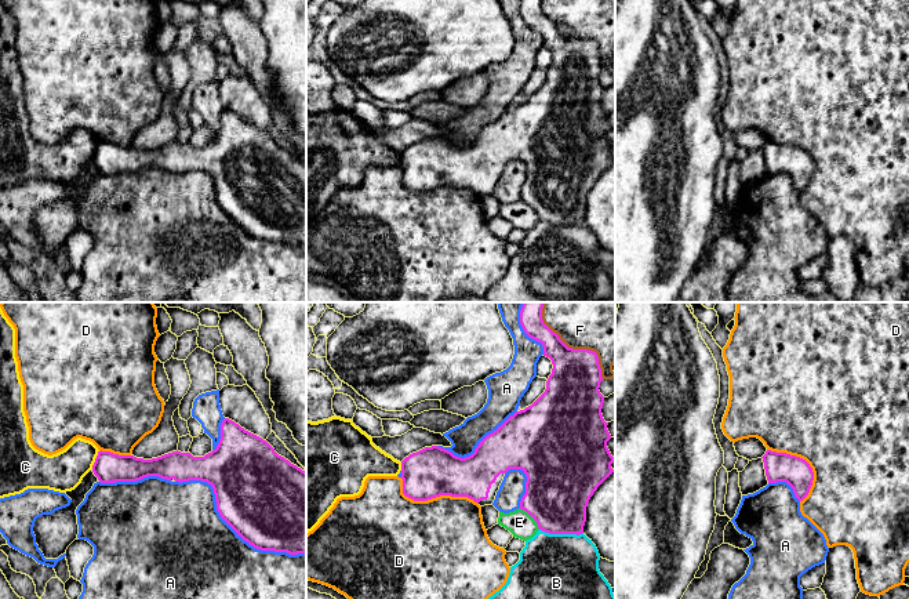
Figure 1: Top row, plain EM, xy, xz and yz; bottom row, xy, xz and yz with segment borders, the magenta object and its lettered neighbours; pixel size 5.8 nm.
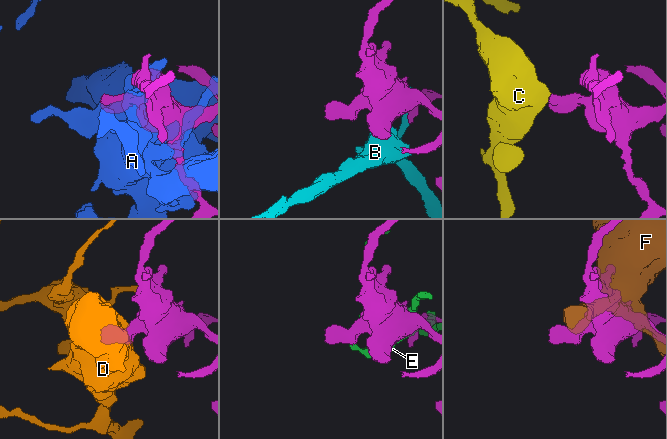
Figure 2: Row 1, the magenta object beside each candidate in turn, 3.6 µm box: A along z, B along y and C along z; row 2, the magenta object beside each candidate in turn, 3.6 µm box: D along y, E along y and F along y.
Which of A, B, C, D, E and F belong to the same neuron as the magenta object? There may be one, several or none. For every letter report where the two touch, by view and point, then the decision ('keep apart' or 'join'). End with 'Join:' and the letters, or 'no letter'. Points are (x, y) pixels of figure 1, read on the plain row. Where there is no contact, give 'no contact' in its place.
A: meets magenta in xy at (231, 217); keep apart
B: meets magenta in xz at (562, 224); keep apart
C: meets magenta in xy at (95, 151); keep apart
D: meets magenta in xz at (433, 188); keep apart
E: meets magenta in xz at (531, 207); keep apart
F: meets magenta in xz at (577, 40); keep apart
Join: no letter

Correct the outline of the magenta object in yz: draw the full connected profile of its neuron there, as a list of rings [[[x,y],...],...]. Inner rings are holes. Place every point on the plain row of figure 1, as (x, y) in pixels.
[[[767,141],[761,149],[768,174],[786,173],[799,192],[808,186],[814,163],[806,150],[771,141]]]

